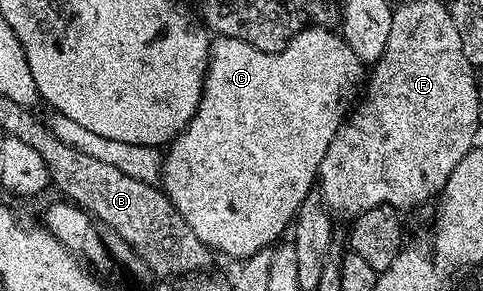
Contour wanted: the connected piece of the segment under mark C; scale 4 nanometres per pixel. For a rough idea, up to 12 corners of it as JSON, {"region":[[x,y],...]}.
{"region":[[342,34],[215,35],[162,190],[212,252],[278,244],[365,83]]}

